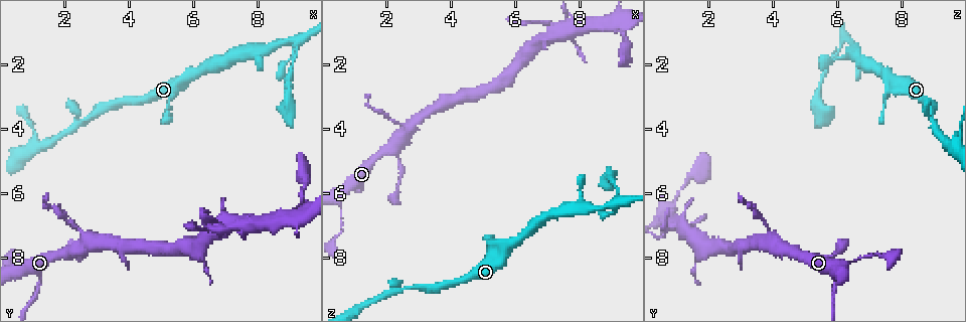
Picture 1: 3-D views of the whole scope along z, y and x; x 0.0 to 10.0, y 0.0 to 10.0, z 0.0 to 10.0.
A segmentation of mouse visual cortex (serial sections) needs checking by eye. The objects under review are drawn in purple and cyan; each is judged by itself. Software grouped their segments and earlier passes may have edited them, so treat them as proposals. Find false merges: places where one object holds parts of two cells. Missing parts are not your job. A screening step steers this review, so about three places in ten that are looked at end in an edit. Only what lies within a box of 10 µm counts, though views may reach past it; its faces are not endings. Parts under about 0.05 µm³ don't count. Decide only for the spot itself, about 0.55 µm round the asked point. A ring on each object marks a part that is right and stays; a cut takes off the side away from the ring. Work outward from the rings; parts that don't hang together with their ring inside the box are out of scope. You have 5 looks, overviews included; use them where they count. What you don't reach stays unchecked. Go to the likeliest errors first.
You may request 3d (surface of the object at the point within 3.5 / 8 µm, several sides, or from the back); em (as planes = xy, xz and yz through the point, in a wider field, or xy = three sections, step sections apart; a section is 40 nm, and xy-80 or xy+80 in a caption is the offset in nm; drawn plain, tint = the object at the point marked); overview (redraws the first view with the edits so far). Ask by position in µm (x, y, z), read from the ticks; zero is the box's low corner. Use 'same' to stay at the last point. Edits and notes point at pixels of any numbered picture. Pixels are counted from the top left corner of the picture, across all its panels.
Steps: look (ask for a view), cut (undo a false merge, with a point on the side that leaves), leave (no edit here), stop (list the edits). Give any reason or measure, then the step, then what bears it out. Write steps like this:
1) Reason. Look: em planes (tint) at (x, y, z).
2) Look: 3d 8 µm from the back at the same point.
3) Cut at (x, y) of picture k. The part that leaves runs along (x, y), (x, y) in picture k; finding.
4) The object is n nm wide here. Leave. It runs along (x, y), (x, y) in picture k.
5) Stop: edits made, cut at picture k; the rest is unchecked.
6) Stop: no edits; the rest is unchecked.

Two arms in line, one across. Look: 3d 8 µm at (9.15, 1.20, 6.20).

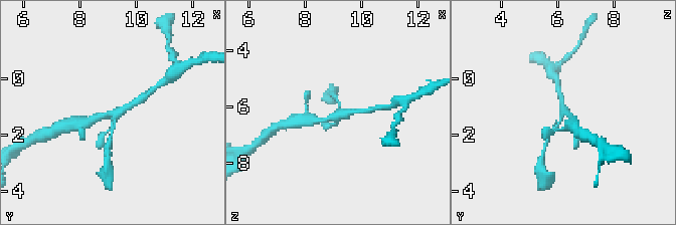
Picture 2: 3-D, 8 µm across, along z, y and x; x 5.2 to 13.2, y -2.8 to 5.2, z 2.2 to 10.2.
Zoom in. Look: 3d 3.5 µm at the same point.

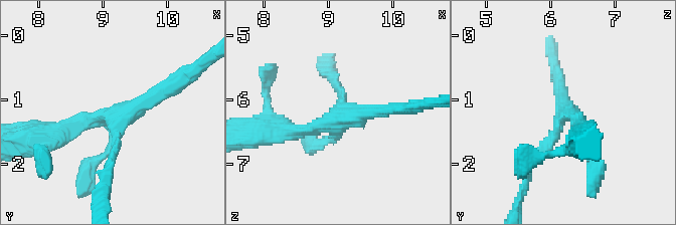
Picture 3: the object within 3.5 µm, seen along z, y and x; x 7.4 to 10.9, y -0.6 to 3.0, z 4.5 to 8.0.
Look: em planes (tint) at (9.20, 1.20, 6.25).

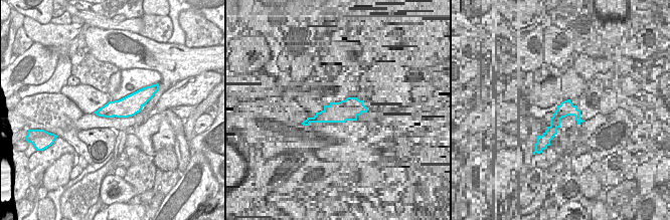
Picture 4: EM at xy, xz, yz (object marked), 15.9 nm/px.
Leave. It runs along (282, 132), (340, 116), (334, 77) in picture 3; continuous, no second cell.

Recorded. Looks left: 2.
Abrupt turn. Look: 3d 3.5 µm from the back at (2.60, 7.30, 3.95).

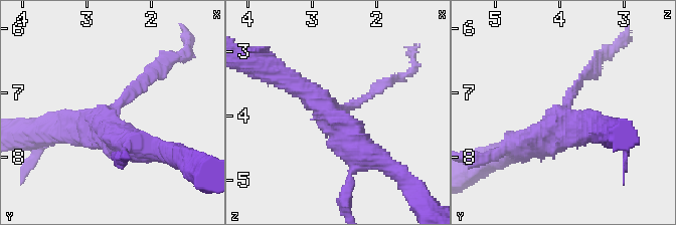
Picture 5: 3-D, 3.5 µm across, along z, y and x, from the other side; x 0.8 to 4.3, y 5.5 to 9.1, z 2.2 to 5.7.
Leave. It runs along (525, 145), (553, 132), (589, 73) in picture 5; one cell here.

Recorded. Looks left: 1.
Stop: no edits; the rest is unchecked.

